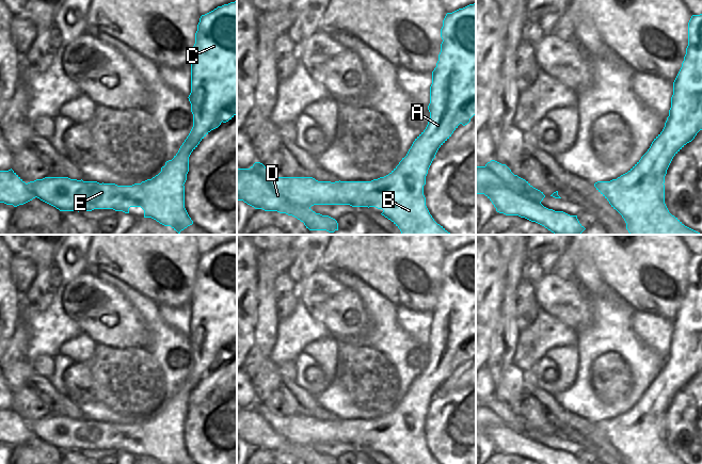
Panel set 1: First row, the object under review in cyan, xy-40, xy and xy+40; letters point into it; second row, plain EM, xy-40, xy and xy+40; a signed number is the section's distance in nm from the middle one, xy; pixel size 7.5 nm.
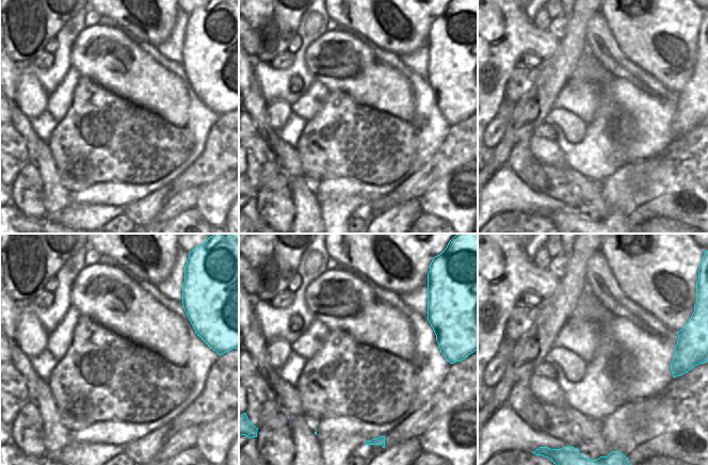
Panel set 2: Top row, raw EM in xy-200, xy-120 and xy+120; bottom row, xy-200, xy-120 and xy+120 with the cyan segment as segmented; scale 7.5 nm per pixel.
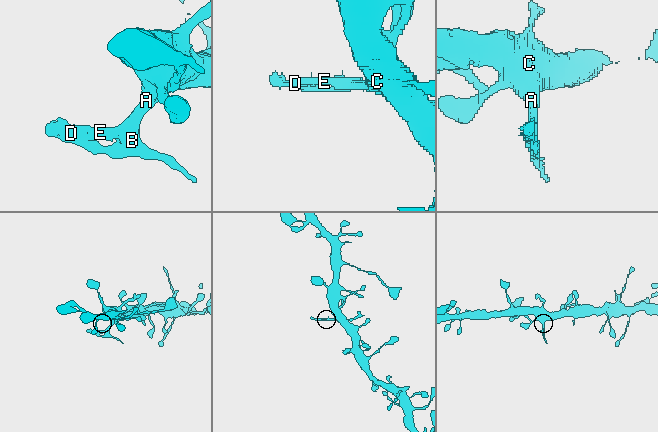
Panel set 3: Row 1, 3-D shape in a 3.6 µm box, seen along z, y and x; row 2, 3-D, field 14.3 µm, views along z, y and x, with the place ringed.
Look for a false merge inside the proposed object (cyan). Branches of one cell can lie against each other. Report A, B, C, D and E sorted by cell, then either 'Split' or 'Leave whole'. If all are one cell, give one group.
Groups: A C / B D E. Split.

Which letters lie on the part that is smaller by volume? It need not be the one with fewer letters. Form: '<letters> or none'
B, D, E

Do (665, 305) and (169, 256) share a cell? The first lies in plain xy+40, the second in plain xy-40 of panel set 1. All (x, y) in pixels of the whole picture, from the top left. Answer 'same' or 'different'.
same

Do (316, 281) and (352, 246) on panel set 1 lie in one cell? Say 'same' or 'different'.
different

